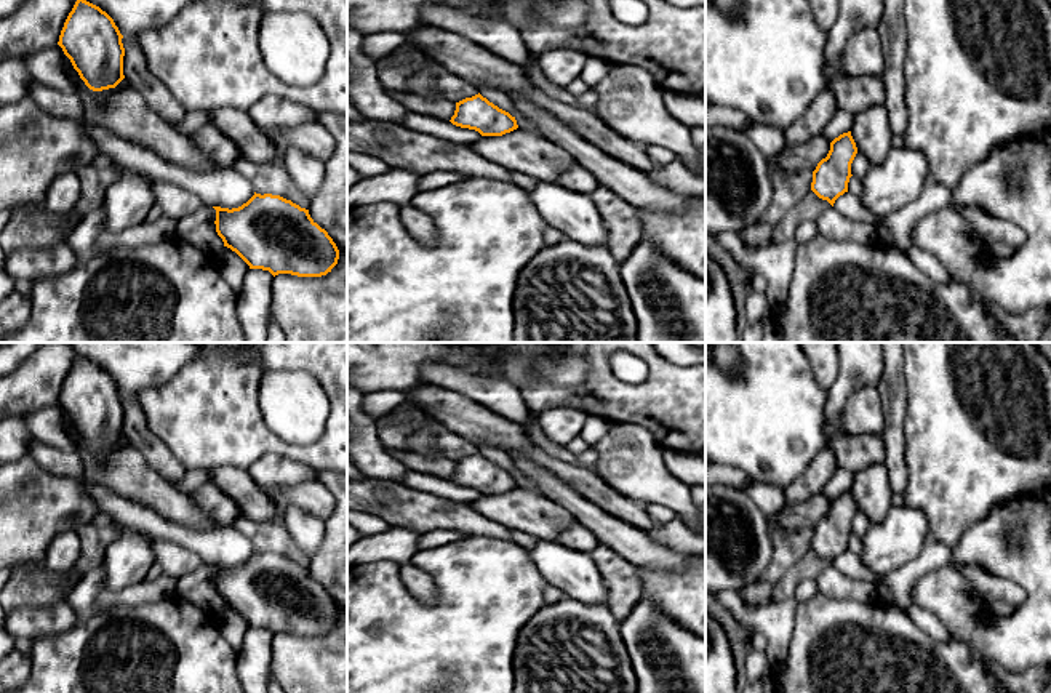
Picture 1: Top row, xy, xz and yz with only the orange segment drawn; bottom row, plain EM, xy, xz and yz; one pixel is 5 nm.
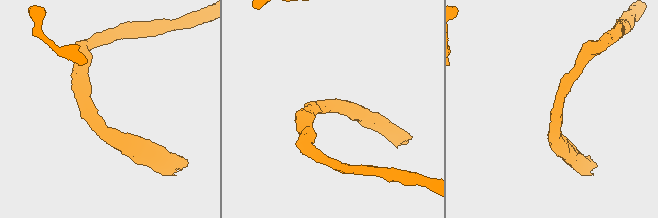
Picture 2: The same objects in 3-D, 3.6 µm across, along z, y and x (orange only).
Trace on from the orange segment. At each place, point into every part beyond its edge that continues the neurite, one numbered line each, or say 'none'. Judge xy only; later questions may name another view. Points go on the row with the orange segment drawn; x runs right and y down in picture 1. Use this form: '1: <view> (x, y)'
none

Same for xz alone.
1: xz (528, 152)

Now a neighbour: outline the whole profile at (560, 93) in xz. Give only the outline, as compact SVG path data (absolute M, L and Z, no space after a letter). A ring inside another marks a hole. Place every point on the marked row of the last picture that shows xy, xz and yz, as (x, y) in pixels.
M533 74L529 78L537 88L541 88L550 98L563 104L579 107L574 94L571 94L565 86L552 83L544 74Z

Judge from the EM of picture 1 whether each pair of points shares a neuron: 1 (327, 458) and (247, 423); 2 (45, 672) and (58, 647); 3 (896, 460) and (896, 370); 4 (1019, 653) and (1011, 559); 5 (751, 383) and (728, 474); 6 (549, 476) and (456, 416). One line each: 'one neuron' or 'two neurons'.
1: one neuron
2: one neuron
3: one neuron
4: one neuron
5: two neurons
6: one neuron

